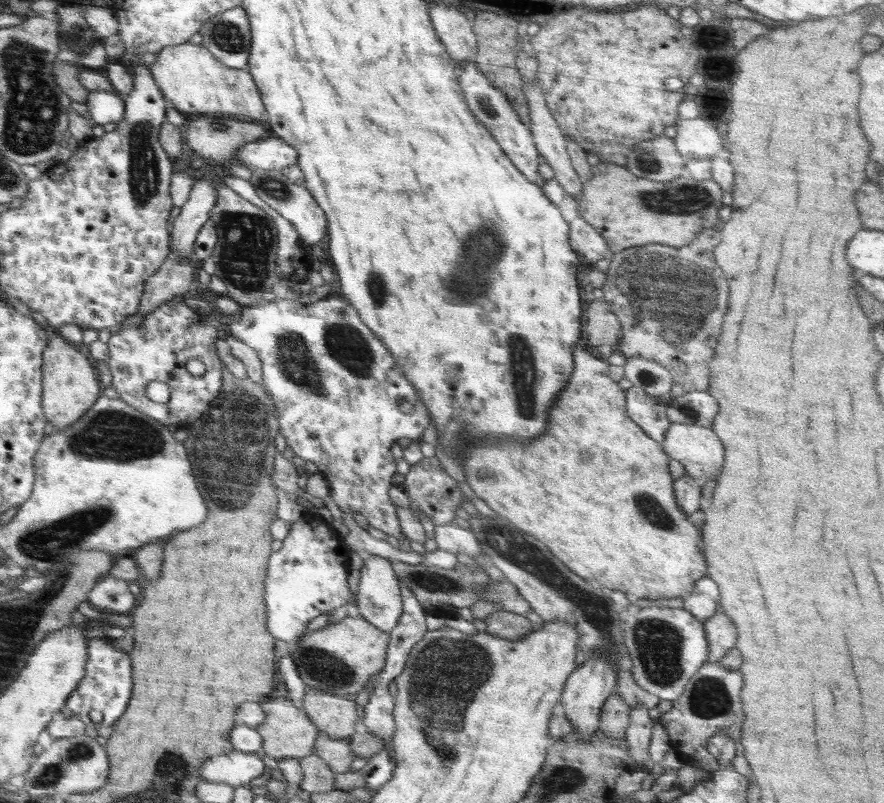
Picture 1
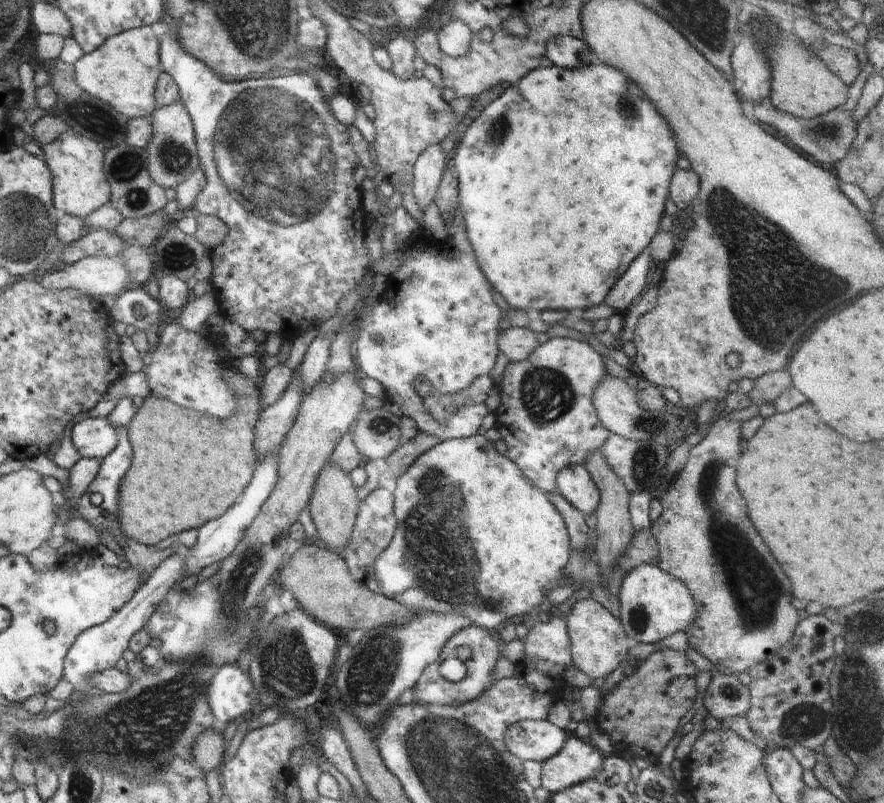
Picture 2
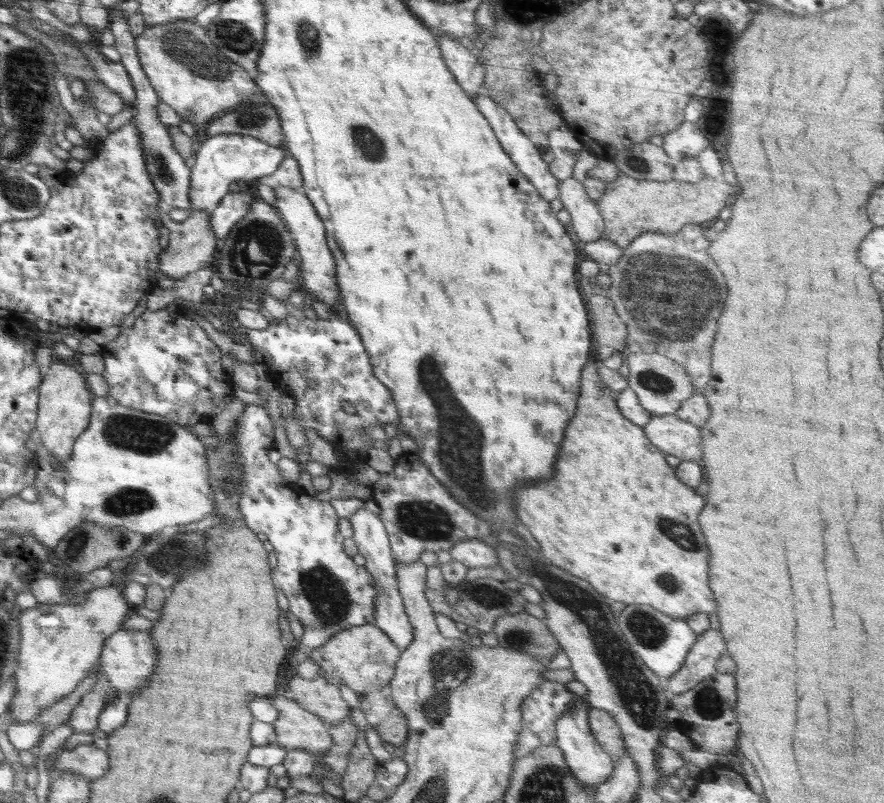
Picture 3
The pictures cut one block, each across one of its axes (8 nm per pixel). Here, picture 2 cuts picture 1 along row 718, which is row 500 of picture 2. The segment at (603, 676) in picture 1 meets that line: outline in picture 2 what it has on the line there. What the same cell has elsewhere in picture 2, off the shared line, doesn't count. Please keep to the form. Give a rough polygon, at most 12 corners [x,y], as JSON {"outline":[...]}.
{"outline":[[583,464],[565,466],[557,491],[591,521],[600,502]]}

